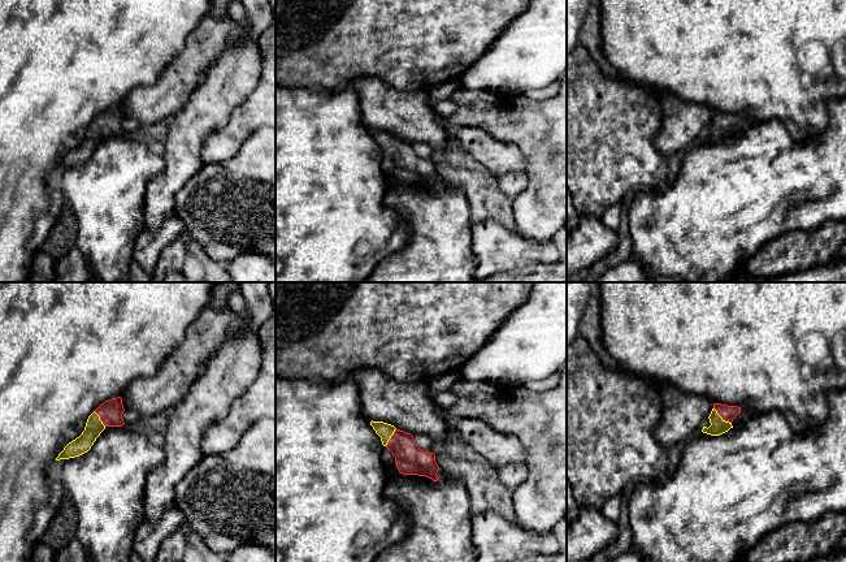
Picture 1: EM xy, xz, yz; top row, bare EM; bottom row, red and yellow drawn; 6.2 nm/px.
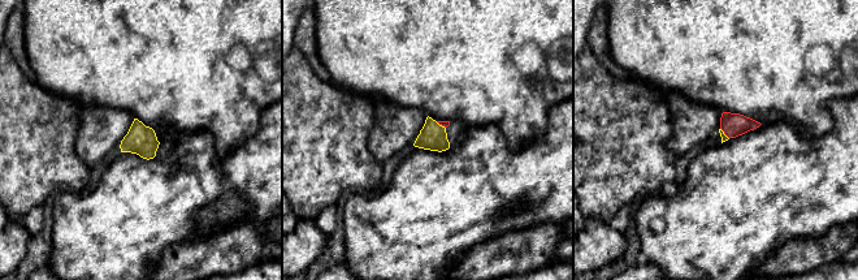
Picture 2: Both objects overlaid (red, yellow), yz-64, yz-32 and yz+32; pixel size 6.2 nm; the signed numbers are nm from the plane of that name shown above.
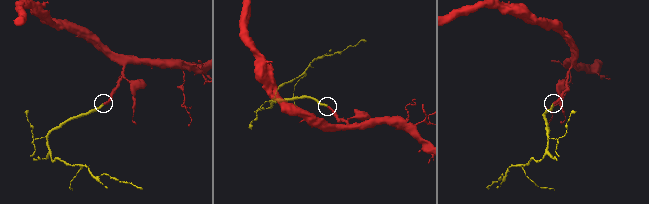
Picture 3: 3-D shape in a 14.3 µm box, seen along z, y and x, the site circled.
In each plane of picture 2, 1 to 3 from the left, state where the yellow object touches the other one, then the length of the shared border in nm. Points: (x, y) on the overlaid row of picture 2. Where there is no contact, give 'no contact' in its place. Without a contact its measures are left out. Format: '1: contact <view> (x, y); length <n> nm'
1: no contact
2: contact yz-32 (441, 124); length 80 nm
3: contact yz+32 (724, 133); length 90 nm

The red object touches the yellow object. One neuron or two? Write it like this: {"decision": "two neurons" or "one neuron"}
{"decision": "one neuron"}

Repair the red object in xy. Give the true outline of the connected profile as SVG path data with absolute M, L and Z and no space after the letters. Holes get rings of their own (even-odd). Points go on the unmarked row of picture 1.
M112 107L101 112L87 127L84 139L79 146L69 151L58 163L56 169L79 165L87 161L100 142L107 135L122 135L125 117L122 107Z

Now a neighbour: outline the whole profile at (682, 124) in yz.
M664 92L659 99L663 121L654 143L668 159L690 143L702 140L703 129L710 125L713 111L707 105L686 101L672 92Z

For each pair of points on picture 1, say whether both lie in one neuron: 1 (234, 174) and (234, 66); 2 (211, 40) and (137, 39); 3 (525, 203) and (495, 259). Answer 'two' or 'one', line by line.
1: two
2: two
3: two

